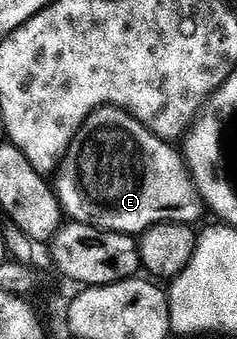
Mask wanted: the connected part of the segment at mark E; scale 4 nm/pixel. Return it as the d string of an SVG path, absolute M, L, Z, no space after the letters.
M99 106L84 125L79 126L68 144L68 151L58 163L55 171L54 191L60 202L60 209L73 222L81 222L110 233L139 236L159 222L183 222L196 224L205 206L197 194L189 177L188 168L175 145L159 138L128 113L117 110L115 106Z

